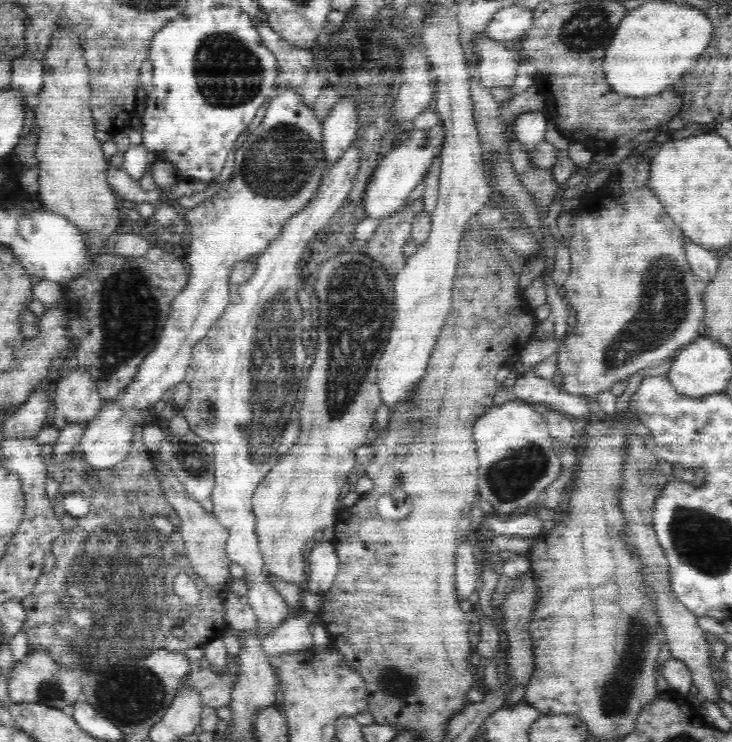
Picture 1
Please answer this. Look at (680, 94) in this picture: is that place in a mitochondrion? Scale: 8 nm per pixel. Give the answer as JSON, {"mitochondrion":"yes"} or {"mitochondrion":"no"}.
{"mitochondrion":"no"}

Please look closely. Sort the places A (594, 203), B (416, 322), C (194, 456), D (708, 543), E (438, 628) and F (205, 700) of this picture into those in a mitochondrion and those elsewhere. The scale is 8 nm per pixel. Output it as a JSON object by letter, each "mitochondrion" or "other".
{"A":"other","B":"other","C":"mitochondrion","D":"mitochondrion","E":"other","F":"other"}

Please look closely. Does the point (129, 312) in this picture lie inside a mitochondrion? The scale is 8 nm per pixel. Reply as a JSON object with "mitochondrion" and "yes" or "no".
{"mitochondrion":"yes"}

